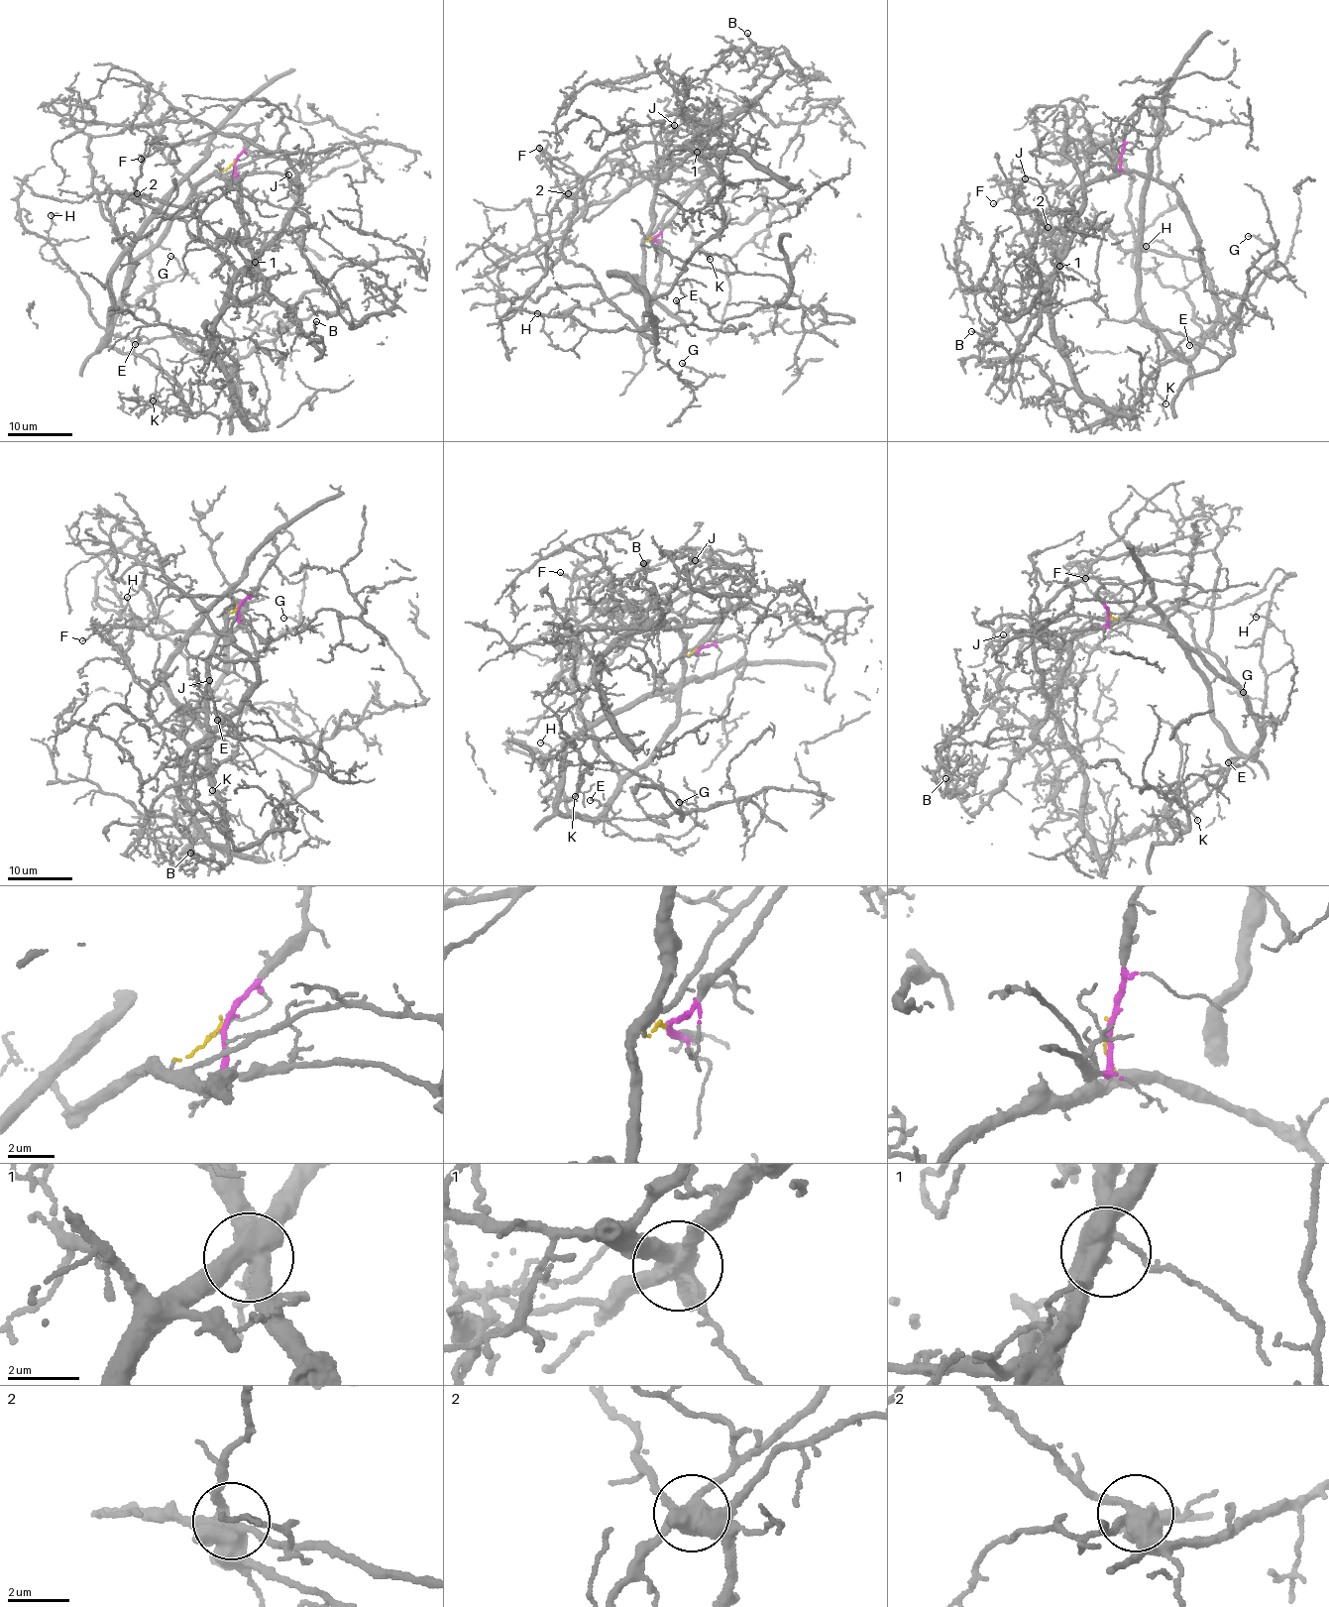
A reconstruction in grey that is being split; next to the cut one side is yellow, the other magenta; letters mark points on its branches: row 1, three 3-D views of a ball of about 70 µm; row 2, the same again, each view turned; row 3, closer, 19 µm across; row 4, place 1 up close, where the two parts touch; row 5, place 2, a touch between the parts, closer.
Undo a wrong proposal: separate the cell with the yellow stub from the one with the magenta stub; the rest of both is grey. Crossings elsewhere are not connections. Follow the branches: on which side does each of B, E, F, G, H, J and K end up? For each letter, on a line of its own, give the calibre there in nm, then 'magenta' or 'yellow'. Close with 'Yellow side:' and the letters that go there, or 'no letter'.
B: 130 nm thick; yellow
E: 120 nm thick; yellow
F: 130 nm thick; yellow
G: 130 nm thick; yellow
H: 130 nm thick; yellow
J: 130 nm thick; magenta
K: 110 nm thick; yellow
Yellow side: B, E, F, G, H, K

